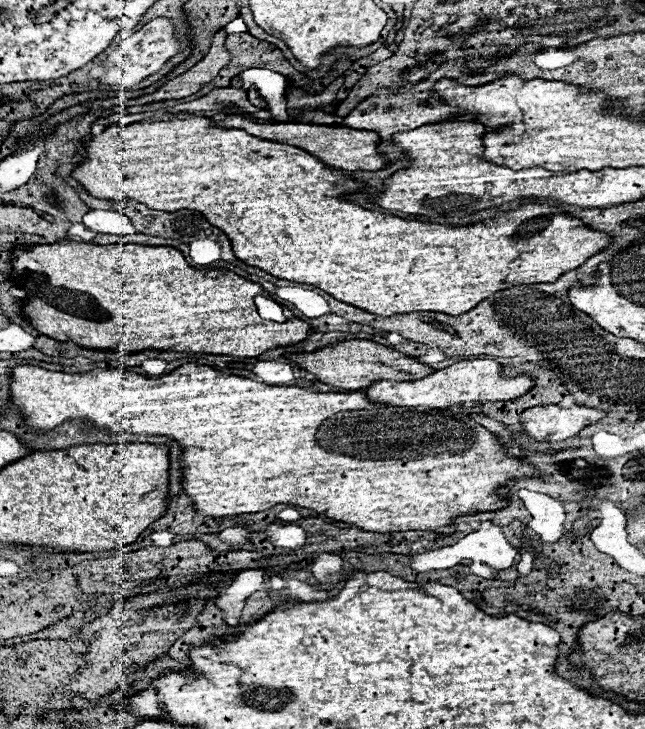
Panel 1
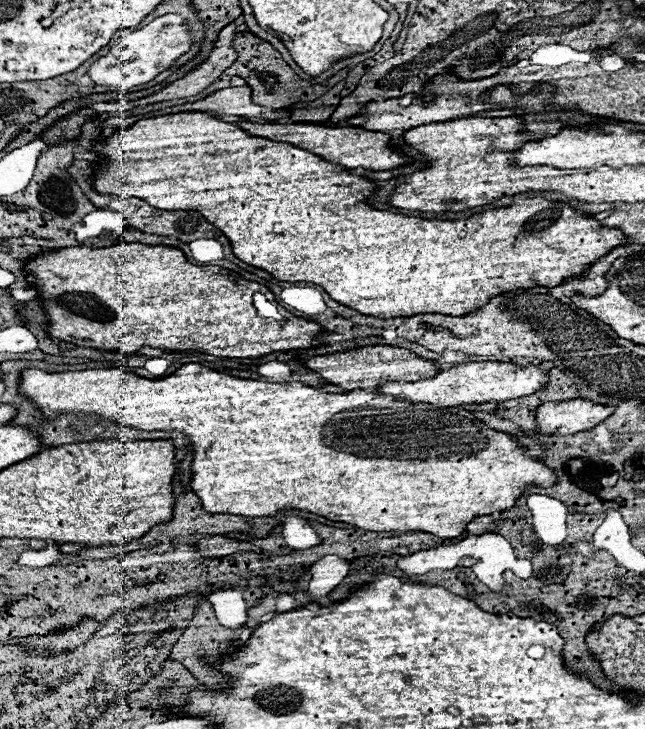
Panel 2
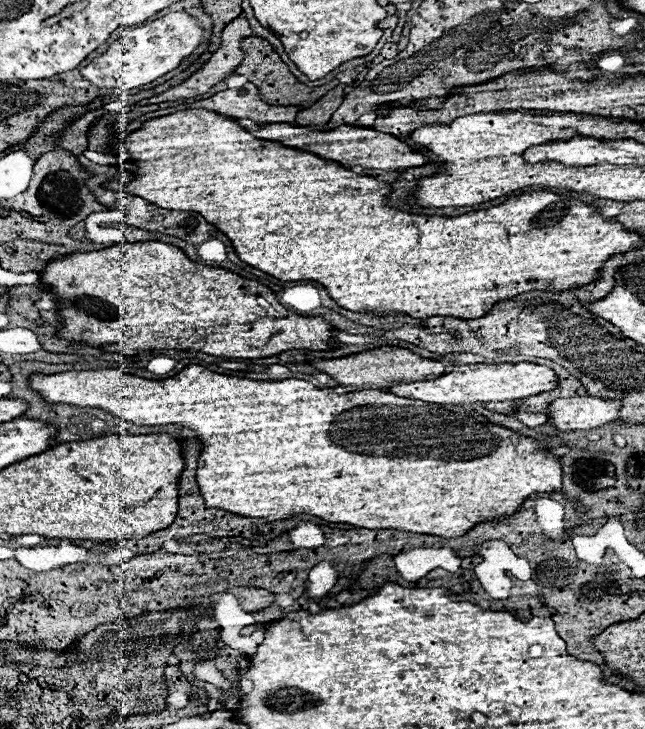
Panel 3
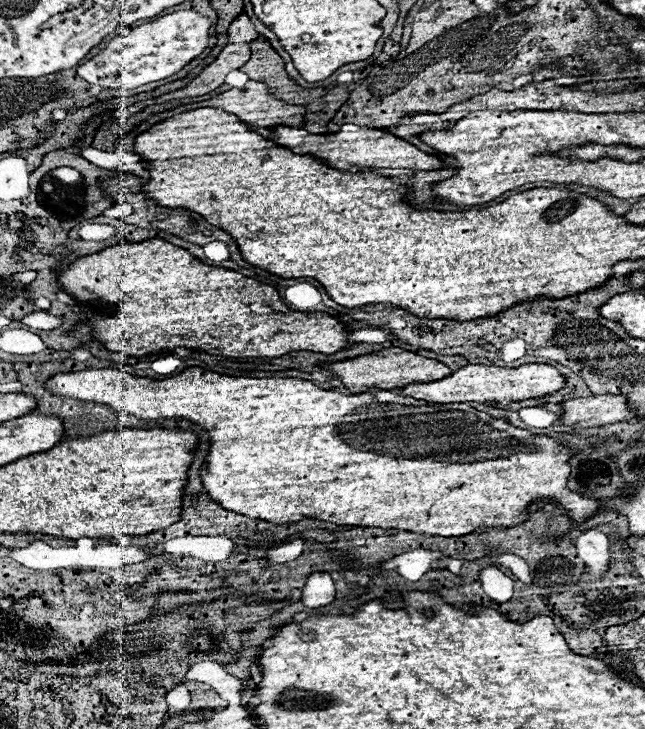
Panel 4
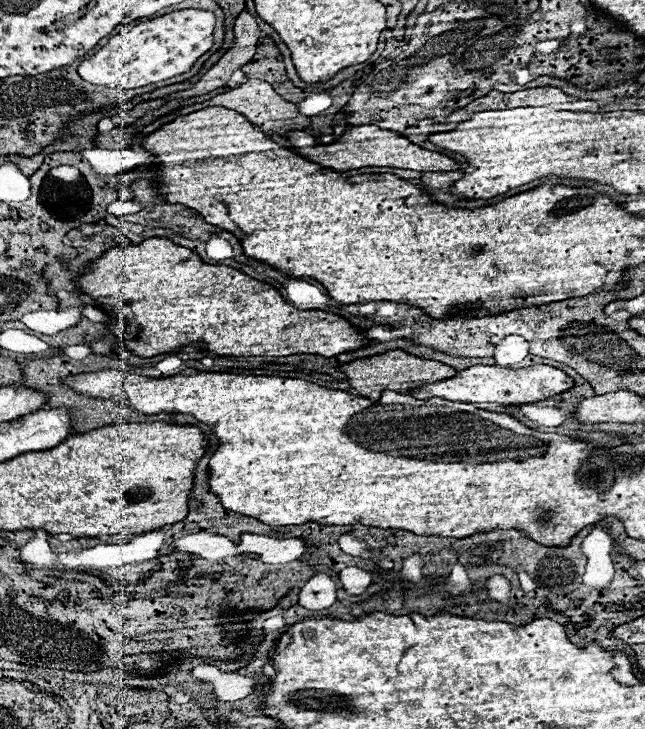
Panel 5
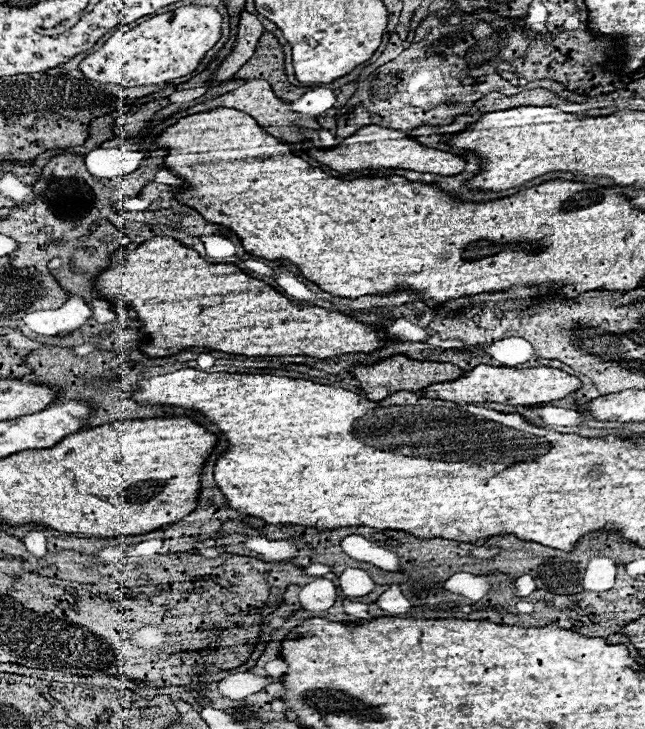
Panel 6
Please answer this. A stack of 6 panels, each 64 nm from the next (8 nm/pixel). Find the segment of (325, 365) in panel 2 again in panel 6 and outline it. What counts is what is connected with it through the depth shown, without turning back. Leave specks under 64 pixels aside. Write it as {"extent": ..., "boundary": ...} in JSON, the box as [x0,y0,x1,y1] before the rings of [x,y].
{"extent":[354,354,464,400],"boundary":[[[396,354],[384,362],[378,362],[374,366],[356,366],[354,376],[358,382],[362,382],[362,392],[368,400],[384,400],[386,396],[406,390],[406,392],[418,392],[424,390],[426,386],[438,384],[438,382],[448,382],[448,380],[456,380],[464,374],[462,368],[454,366],[454,364],[442,364],[442,362],[418,362],[418,360],[410,360],[402,354]]]}

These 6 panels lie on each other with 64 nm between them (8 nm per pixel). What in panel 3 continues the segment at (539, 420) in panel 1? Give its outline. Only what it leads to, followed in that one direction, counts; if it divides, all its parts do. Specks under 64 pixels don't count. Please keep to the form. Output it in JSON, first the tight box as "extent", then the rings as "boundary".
{"extent":[548,396,620,430],"boundary":[[[576,396],[576,398],[558,398],[550,404],[548,420],[554,428],[568,430],[590,430],[604,426],[620,418],[620,400],[606,400],[596,396]]]}

